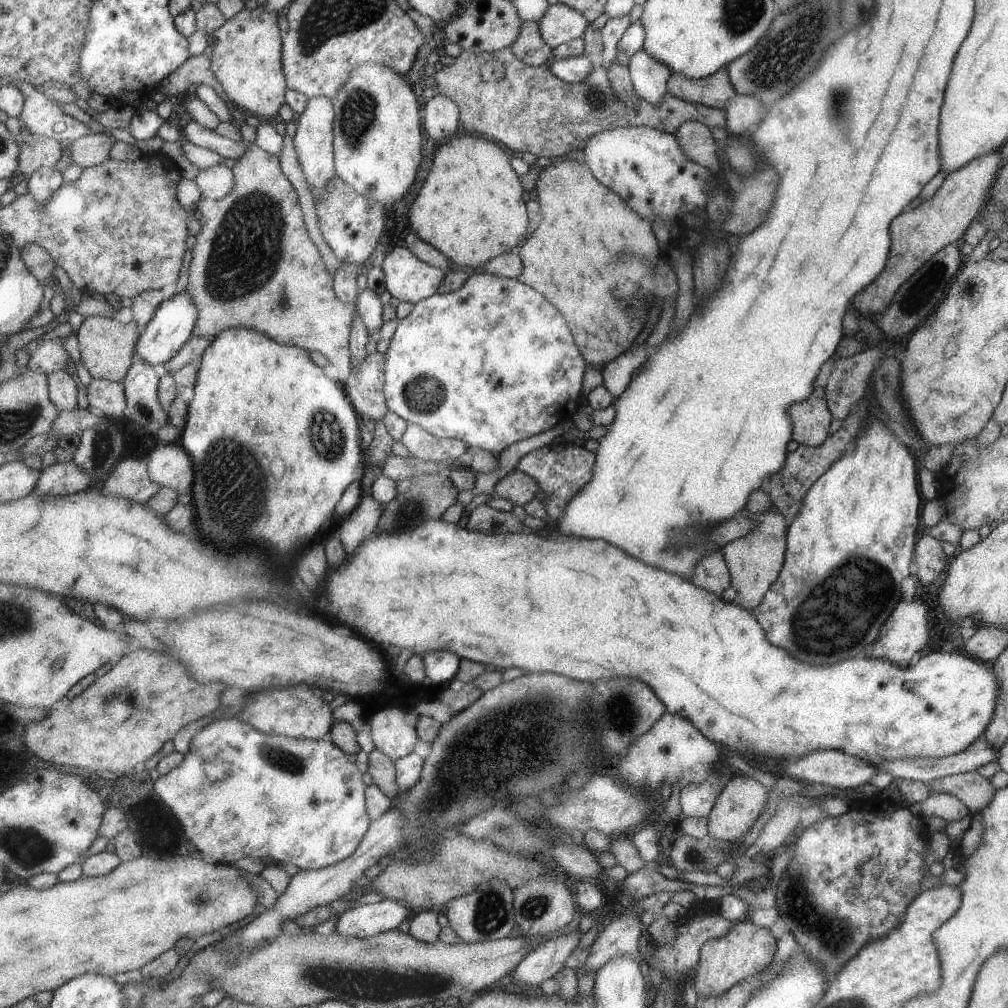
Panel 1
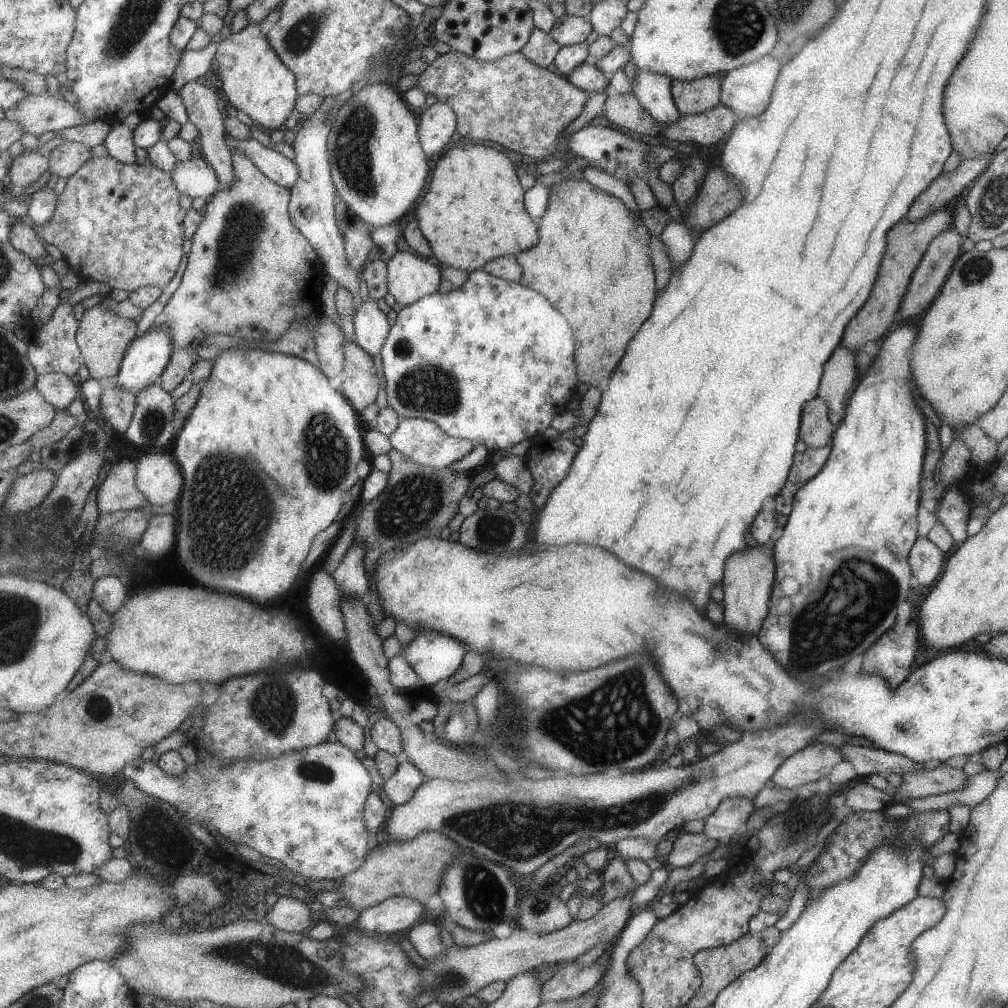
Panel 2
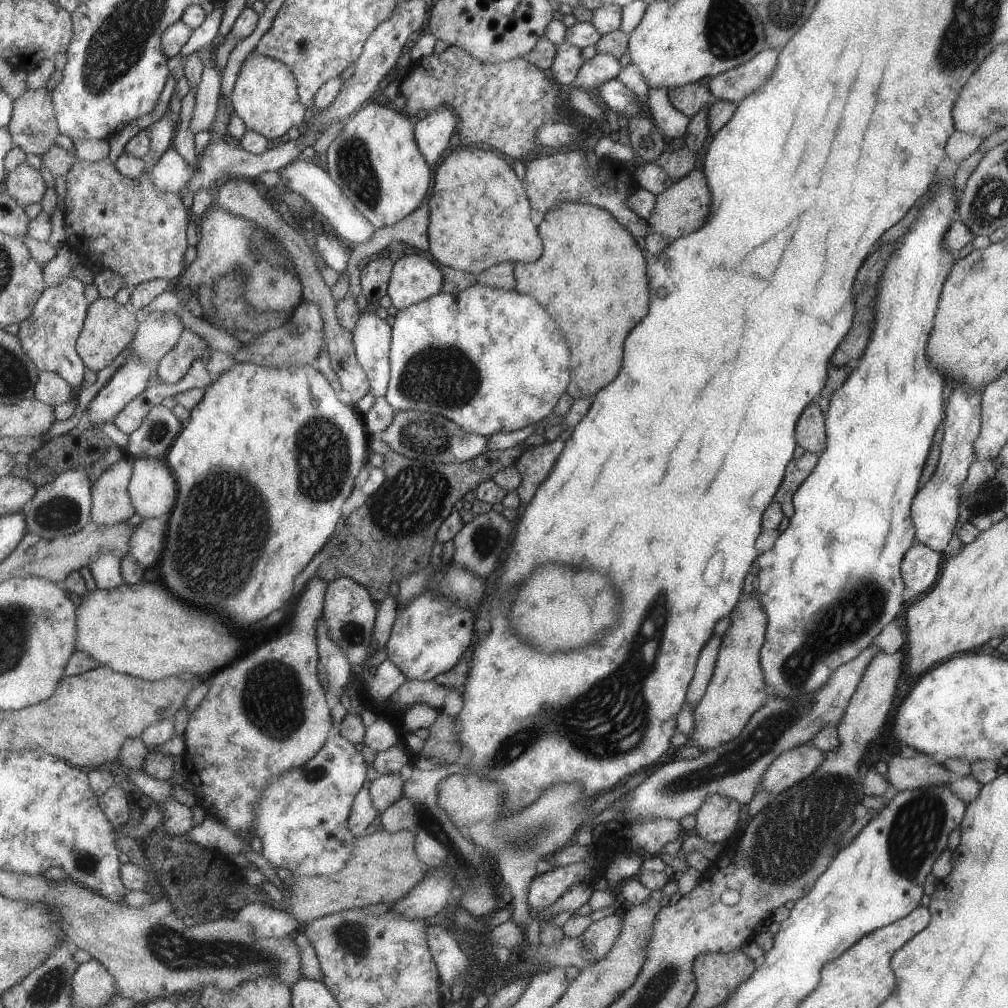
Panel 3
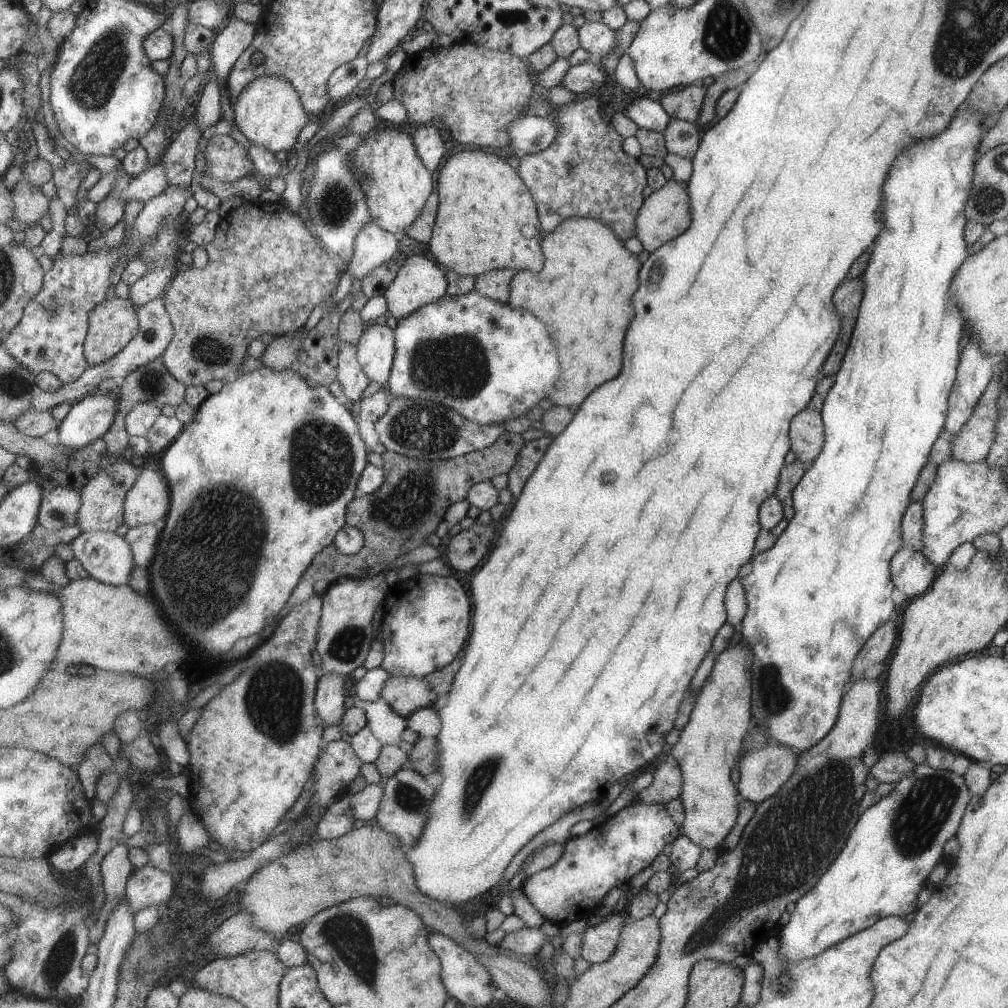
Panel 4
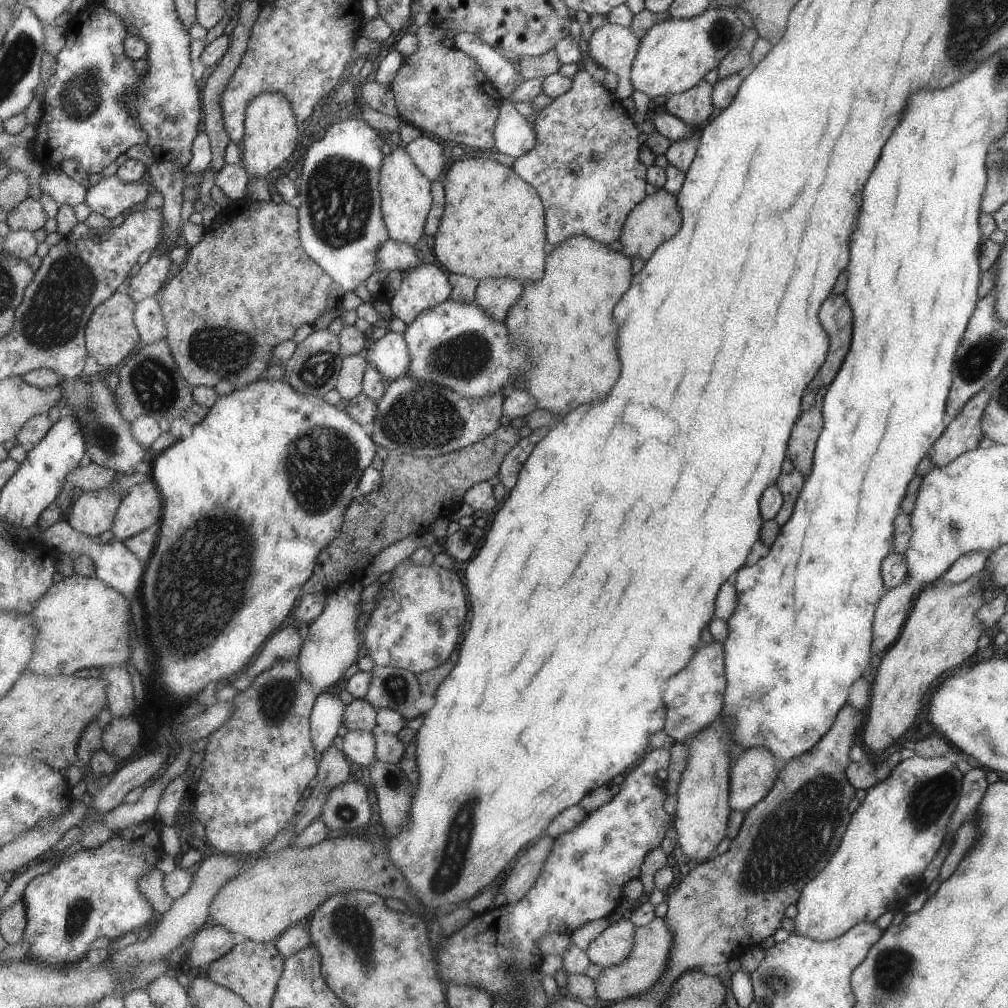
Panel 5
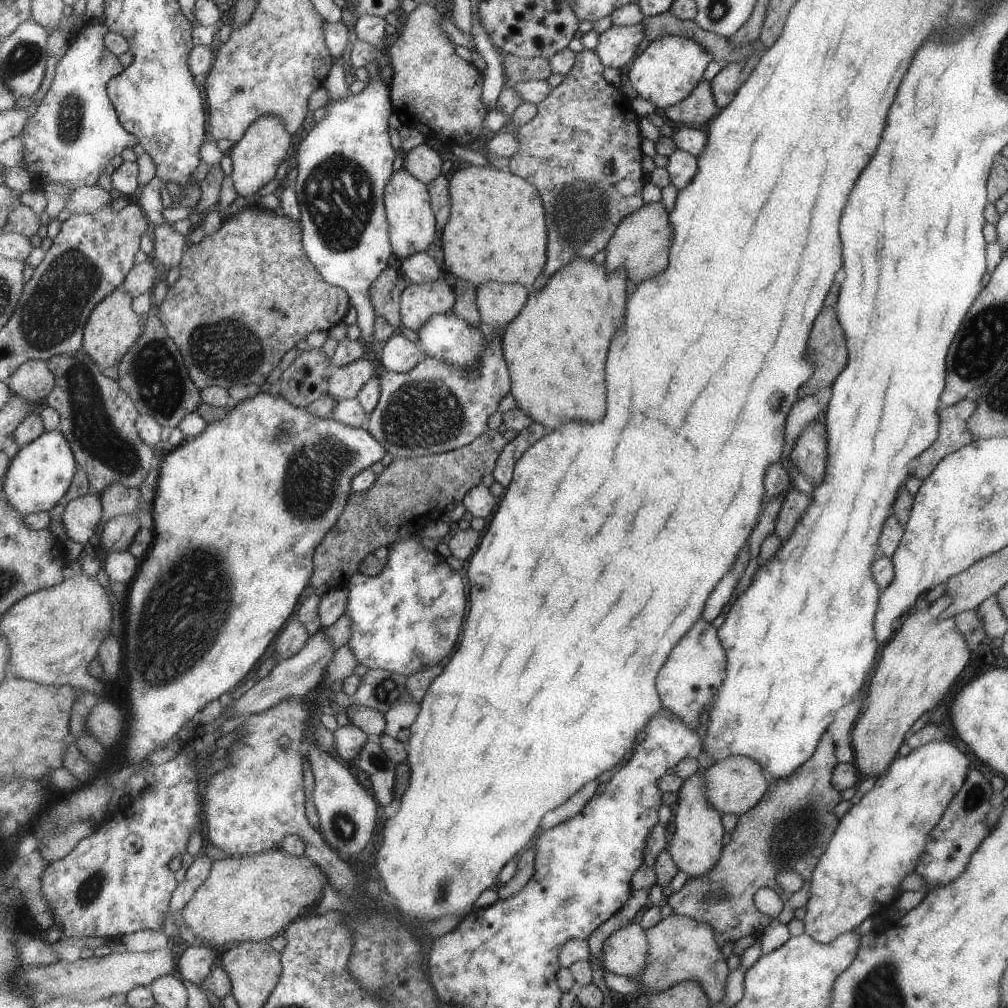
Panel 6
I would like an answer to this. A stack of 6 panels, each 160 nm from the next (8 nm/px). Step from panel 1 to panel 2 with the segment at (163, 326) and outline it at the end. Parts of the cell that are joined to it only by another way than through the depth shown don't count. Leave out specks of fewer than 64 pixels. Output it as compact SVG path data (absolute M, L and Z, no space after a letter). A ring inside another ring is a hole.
M149 328L126 350L122 369L117 374L117 385L139 394L164 373L176 351L169 329Z

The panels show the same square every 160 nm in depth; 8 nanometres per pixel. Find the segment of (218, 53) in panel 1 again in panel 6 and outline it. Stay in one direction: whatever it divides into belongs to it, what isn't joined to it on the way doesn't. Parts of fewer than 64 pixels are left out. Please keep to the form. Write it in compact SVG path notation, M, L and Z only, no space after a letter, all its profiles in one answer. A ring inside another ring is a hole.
M266 114L253 122L243 139L234 143L234 147L229 152L234 160L234 171L231 177L237 194L244 198L255 196L267 182L271 182L277 176L279 164L287 160L291 144L293 144L293 136L279 115Z

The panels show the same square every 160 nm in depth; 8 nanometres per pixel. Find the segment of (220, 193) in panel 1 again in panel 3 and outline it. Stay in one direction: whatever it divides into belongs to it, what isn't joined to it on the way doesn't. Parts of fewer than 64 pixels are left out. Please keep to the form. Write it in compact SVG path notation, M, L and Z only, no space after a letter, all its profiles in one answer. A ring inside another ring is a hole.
M169 148L152 168L150 177L163 192L179 194L193 180L197 171L175 148Z

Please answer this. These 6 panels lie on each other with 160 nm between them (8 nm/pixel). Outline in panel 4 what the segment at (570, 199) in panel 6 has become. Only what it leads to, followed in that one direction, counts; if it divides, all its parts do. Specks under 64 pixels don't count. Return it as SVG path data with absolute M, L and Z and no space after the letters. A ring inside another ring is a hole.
M593 92L578 96L568 105L557 107L558 137L555 142L540 153L521 155L519 172L527 182L535 202L539 206L541 222L545 235L555 230L566 218L581 216L583 218L601 219L612 231L624 241L636 236L635 222L641 210L641 192L645 186L645 167L637 158L627 156L621 149L623 138L599 118L597 100Z

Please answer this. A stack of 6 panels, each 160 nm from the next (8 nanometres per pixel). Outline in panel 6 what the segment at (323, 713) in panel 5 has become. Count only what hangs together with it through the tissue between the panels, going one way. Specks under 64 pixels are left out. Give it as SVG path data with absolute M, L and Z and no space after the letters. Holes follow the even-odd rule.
M315 742L309 744L307 757L315 778L313 801L319 816L320 832L331 848L349 860L349 856L359 854L373 838L379 816L377 798L359 784L350 764L339 762L334 755L315 746Z

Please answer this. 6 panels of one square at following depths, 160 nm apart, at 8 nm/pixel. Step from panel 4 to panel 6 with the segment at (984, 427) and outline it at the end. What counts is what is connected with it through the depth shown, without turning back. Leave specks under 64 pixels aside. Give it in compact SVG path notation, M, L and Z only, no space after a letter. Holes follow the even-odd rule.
M971 395L965 396L963 400L949 408L942 409L938 438L916 458L917 465L912 474L924 479L937 468L938 462L946 454L954 453L957 448L962 448L971 442L967 420L975 409L976 402Z

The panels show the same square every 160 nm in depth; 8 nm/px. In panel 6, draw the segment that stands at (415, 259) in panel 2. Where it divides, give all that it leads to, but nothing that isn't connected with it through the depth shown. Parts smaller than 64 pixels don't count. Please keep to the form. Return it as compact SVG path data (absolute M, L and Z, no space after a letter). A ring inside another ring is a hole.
M445 278L424 283L409 282L402 294L402 324L418 333L431 317L445 314L454 306L455 292Z

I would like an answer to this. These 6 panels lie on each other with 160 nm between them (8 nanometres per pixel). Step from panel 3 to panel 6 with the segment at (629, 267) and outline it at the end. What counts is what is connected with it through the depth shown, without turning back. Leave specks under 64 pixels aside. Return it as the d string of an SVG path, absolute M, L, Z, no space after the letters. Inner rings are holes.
M575 259L569 264L560 268L550 279L549 282L540 289L531 288L528 296L527 304L523 307L521 314L509 324L503 334L502 346L507 364L510 366L512 376L512 395L515 396L519 403L519 408L523 409L535 423L542 424L548 428L548 432L557 429L559 424L571 422L571 420L581 420L581 422L597 422L603 418L605 414L605 380L603 380L603 364L605 364L605 354L607 354L607 344L615 332L615 328L619 328L619 324L623 322L623 306L625 306L625 298L629 292L625 292L627 284L625 284L625 269L619 269L607 272L603 263L592 263L592 259Z

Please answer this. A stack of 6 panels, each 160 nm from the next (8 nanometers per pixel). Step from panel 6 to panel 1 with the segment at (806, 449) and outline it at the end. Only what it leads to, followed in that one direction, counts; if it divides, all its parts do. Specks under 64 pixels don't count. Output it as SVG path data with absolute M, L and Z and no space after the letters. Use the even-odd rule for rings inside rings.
M817 385L803 402L795 402L787 416L791 418L791 438L799 445L814 447L827 438L831 417L823 385Z

